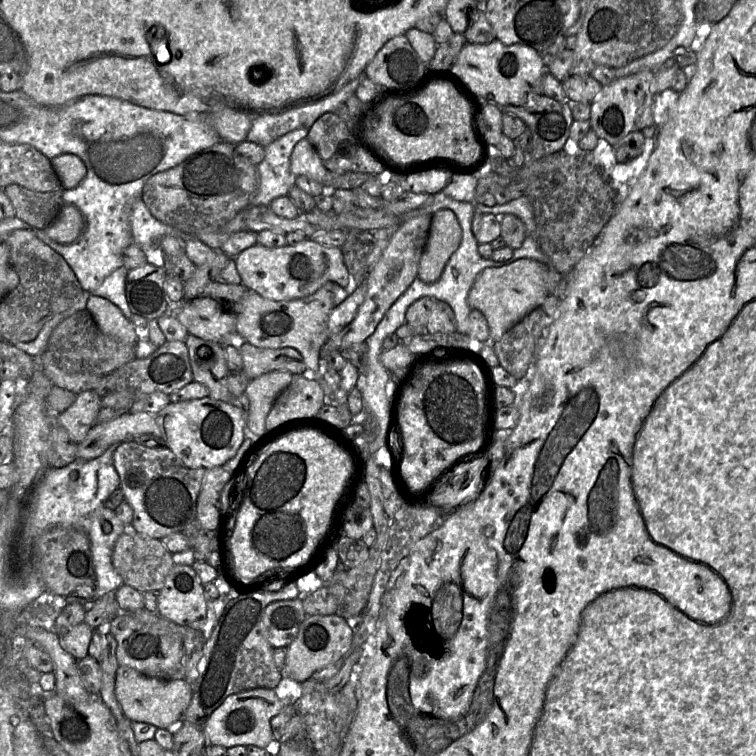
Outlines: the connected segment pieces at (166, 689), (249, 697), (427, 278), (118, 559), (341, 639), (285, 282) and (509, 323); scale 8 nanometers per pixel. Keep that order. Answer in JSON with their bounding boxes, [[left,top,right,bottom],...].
[[115,665,192,731],[204,688,284,749],[417,209,462,283],[112,528,174,593],[280,615,354,683],[233,238,349,301],[467,258,547,343]]

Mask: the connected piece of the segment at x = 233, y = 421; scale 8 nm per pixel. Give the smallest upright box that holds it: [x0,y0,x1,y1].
[77,397,245,469]

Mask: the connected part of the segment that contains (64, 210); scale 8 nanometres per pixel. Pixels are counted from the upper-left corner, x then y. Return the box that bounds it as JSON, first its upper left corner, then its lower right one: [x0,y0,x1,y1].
[45,204,85,244]

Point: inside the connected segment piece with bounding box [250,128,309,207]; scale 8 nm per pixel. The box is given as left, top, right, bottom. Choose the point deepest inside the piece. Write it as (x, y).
(276, 178)

